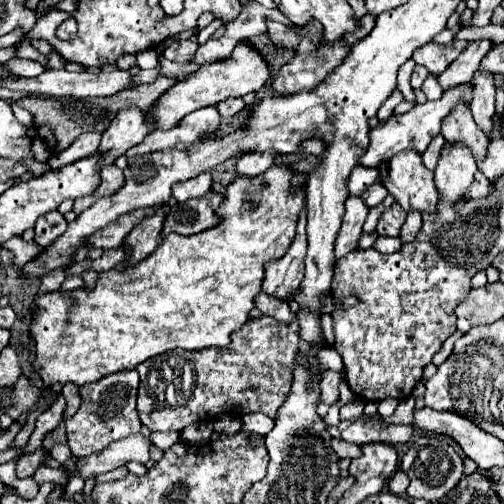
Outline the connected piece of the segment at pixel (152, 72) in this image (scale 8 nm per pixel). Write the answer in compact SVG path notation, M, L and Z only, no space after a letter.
M159 65L154 69L139 70L139 72L134 76L131 83L131 88L135 88L142 84L153 83L160 74Z

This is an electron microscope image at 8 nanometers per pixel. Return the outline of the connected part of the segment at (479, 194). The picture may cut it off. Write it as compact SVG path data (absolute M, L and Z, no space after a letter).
M475 173L475 183L471 185L469 195L473 199L483 199L483 197L489 197L493 191L495 191L493 183L487 177L483 177L483 173Z

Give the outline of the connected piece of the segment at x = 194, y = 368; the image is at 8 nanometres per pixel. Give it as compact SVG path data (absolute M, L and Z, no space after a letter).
M259 317L245 323L243 329L231 335L231 343L225 349L201 349L201 351L183 351L173 349L163 355L157 355L153 359L147 359L137 365L141 385L137 393L137 411L141 417L141 423L149 427L151 431L181 431L185 425L195 423L203 417L203 421L217 419L221 413L235 413L235 415L247 415L253 411L261 411L275 419L277 409L283 405L291 391L293 381L293 367L295 357L303 357L304 367L309 369L305 361L305 353L309 351L310 345L301 341L299 337L299 325L293 323L281 323L273 317Z

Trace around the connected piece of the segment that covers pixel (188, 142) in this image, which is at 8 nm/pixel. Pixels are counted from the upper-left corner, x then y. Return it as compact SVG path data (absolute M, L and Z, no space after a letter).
M203 107L197 109L181 119L181 123L169 131L157 129L151 131L139 145L135 145L131 151L127 151L127 157L135 157L139 153L153 153L153 151L165 151L165 149L179 149L185 151L193 147L195 143L221 137L219 133L221 125L221 113L217 107Z

